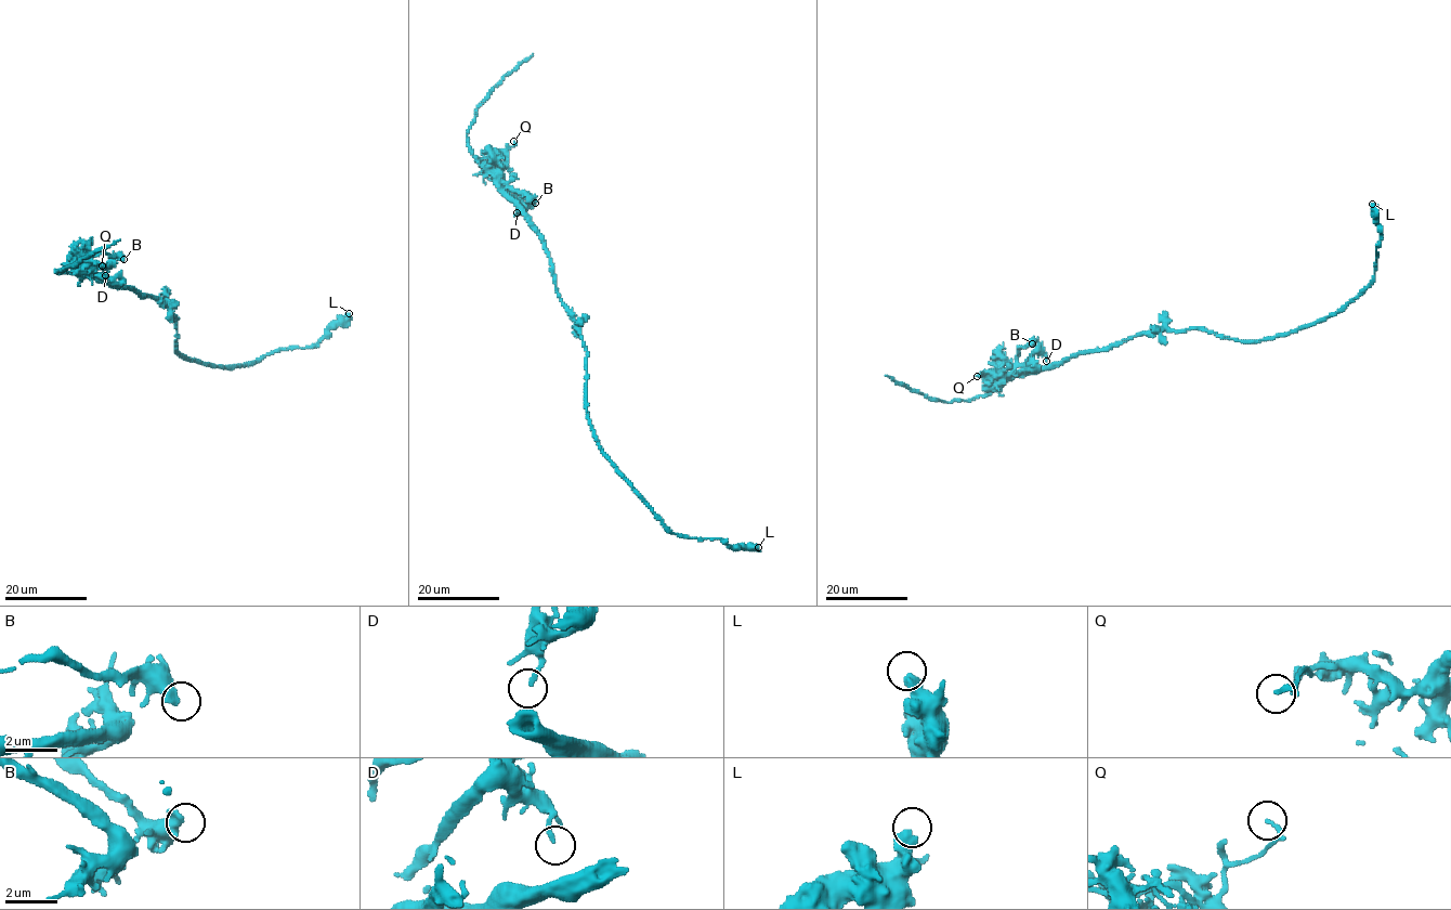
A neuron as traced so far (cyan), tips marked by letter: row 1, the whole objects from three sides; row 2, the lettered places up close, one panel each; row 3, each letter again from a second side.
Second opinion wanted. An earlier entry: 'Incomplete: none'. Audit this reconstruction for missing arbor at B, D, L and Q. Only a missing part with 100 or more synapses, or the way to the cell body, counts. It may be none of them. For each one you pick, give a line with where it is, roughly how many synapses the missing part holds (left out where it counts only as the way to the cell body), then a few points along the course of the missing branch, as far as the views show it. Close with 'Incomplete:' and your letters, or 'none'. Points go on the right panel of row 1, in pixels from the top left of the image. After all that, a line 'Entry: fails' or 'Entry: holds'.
Incomplete: none
Entry: holds

